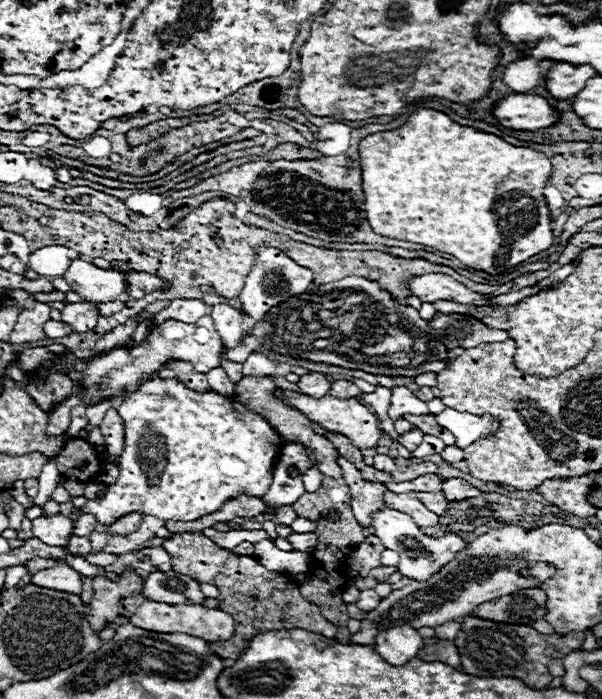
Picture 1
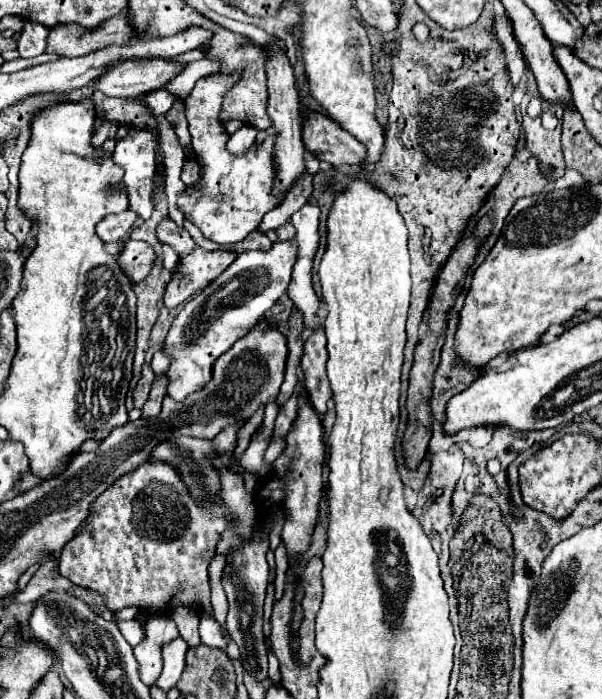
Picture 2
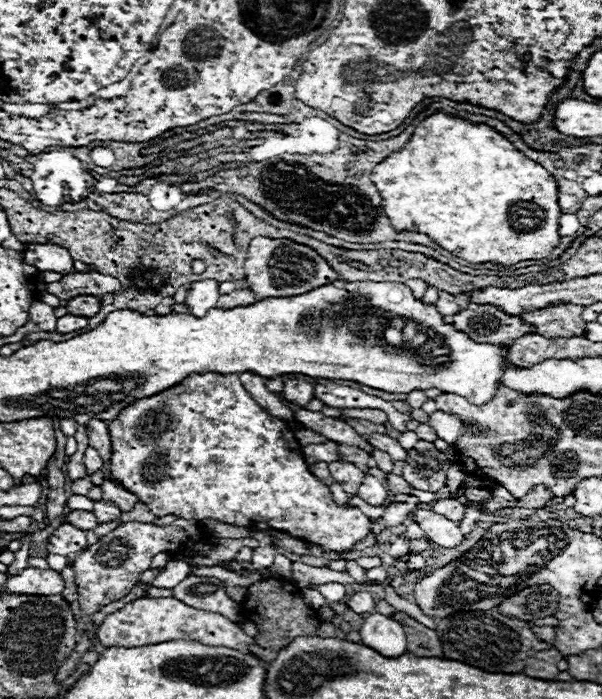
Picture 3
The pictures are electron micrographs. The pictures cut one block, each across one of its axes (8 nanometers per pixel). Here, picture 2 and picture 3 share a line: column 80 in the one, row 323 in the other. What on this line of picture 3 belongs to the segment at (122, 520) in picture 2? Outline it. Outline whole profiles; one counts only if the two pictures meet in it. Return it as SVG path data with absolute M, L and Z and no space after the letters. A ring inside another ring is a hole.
M558 304L536 312L524 312L520 314L520 320L536 326L536 332L544 338L572 338L572 336L584 336L586 332L582 310L584 306Z

